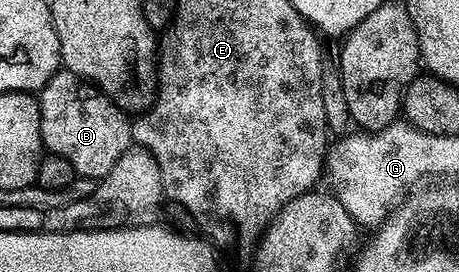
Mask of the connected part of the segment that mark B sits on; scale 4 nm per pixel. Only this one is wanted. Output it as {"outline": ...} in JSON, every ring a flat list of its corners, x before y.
{"outline":[[65,68,52,75,37,95,42,145,72,164,75,175,101,180,132,145,131,119,97,86]]}

